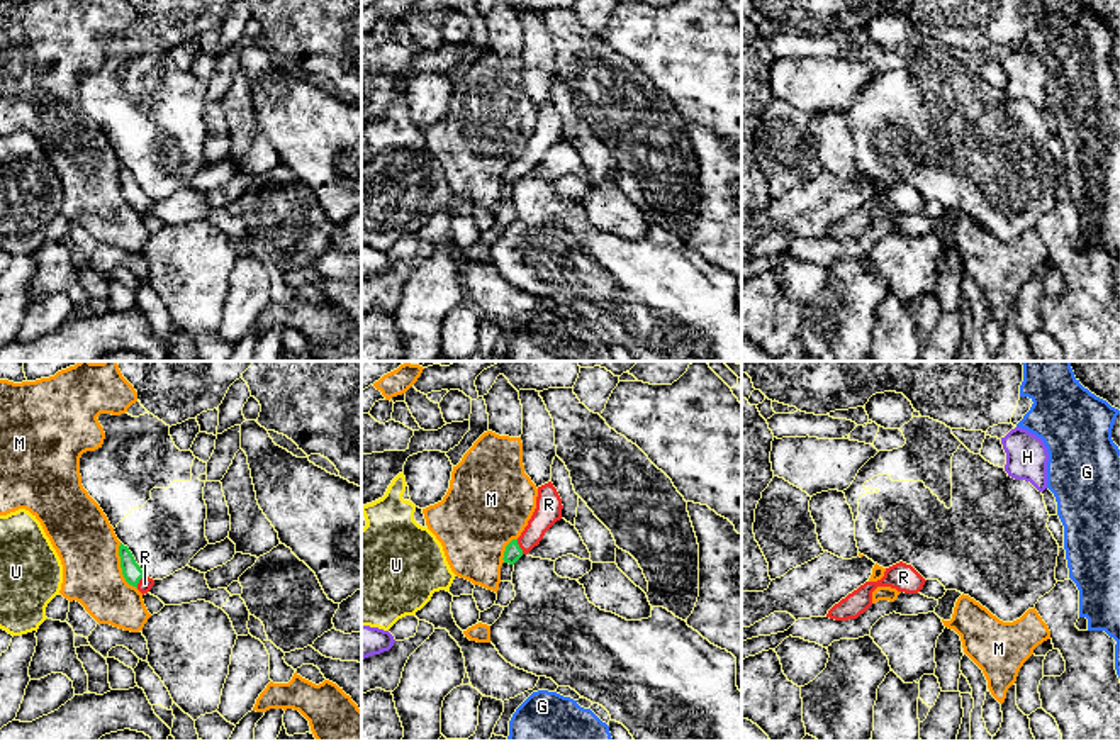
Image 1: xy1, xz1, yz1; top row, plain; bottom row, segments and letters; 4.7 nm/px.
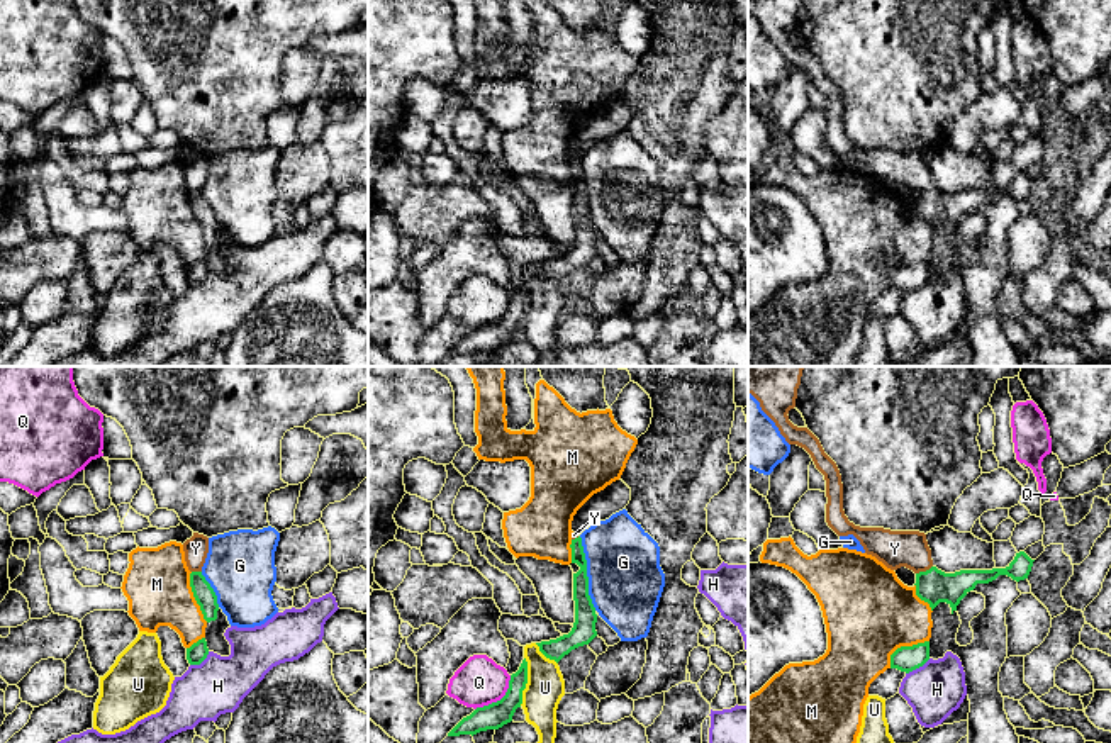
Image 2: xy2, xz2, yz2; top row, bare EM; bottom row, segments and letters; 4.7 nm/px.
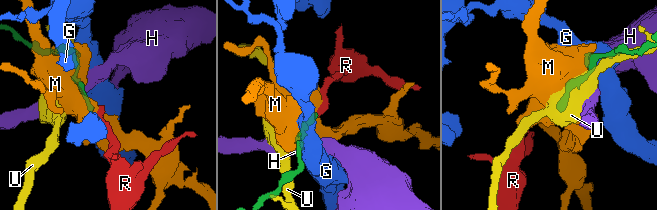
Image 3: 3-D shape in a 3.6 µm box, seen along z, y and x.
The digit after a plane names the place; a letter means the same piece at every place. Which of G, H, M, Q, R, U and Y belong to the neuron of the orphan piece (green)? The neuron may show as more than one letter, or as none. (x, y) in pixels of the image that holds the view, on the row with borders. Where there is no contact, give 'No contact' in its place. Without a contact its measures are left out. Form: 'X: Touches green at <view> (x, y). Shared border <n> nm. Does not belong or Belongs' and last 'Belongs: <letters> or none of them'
G: Touches green at xz2 (586, 574). Shared border 360 nm. Does not belong
H: Touches green at yz2 (918, 667). Shared border 140 nm. Does not belong
M: Touches green at yz2 (903, 647). Shared border 240 nm. Does not belong
Q: Touches green at xz2 (501, 699). Shared border 240 nm. Does not belong
R: Touches green at xz1 (518, 546). Shared border 80 nm. Belongs
U: Touches green at xz2 (526, 681). Shared border 240 nm. Does not belong
Y: Touches green at yz2 (923, 572). Shared border 90 nm. Does not belong
Belongs: R

